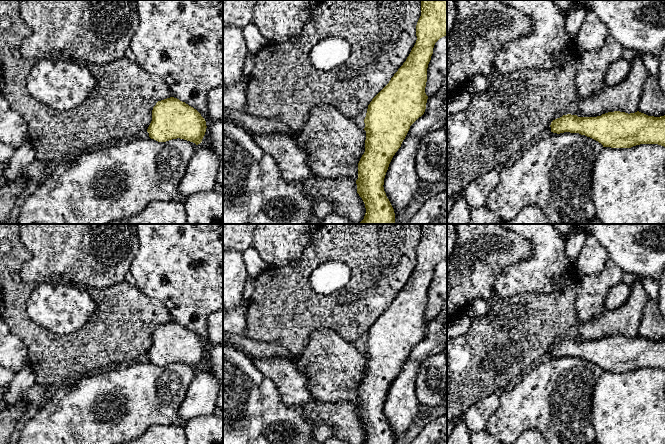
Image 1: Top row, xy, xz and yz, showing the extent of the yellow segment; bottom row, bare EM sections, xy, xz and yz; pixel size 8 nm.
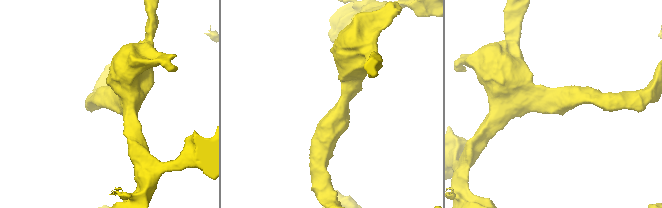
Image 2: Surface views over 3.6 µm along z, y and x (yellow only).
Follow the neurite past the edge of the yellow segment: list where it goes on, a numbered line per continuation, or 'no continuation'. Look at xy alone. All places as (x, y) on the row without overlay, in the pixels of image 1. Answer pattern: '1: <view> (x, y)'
no continuation

